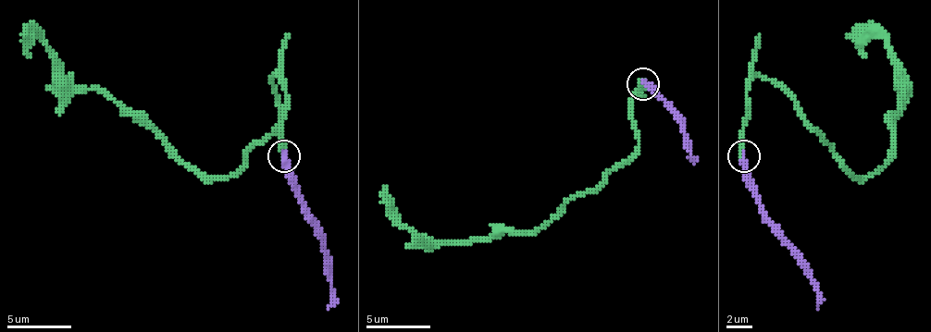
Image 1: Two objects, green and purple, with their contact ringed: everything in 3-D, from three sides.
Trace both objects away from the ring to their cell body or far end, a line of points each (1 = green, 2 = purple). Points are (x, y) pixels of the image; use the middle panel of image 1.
1: (642, 82), (632, 105), (639, 147), (545, 225), (422, 241), (400, 222), (383, 186)
2: (642, 82), (677, 115), (690, 151), (688, 157)

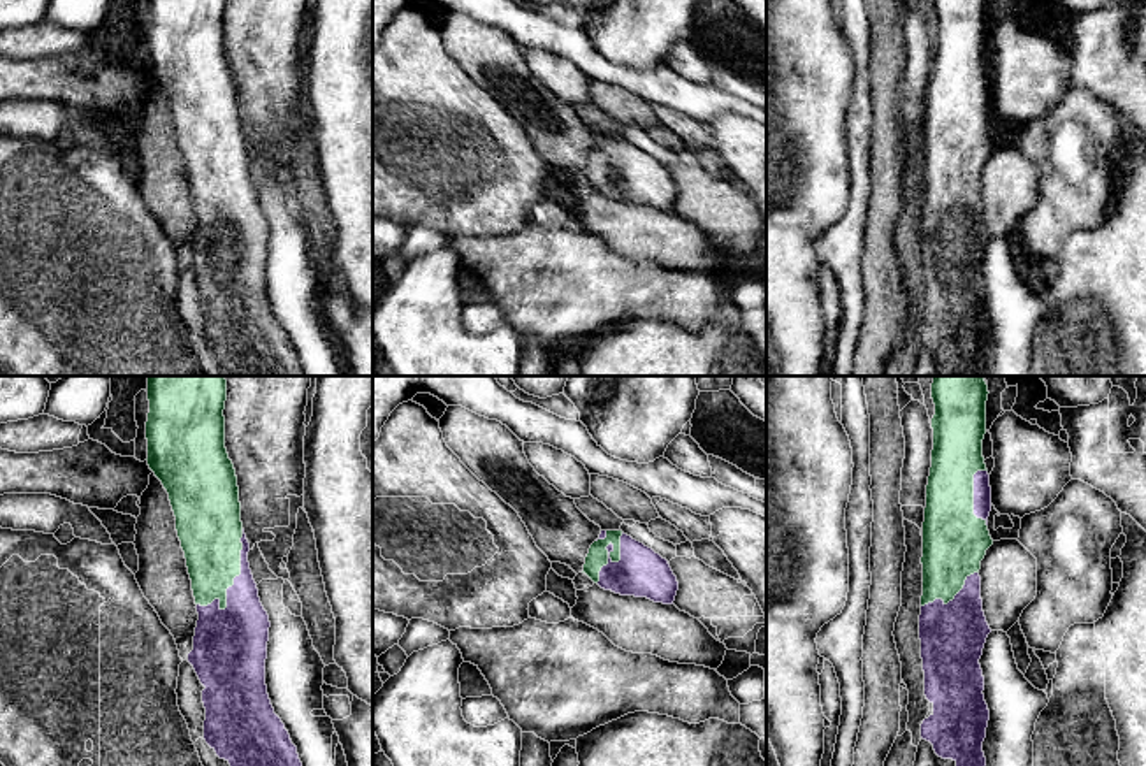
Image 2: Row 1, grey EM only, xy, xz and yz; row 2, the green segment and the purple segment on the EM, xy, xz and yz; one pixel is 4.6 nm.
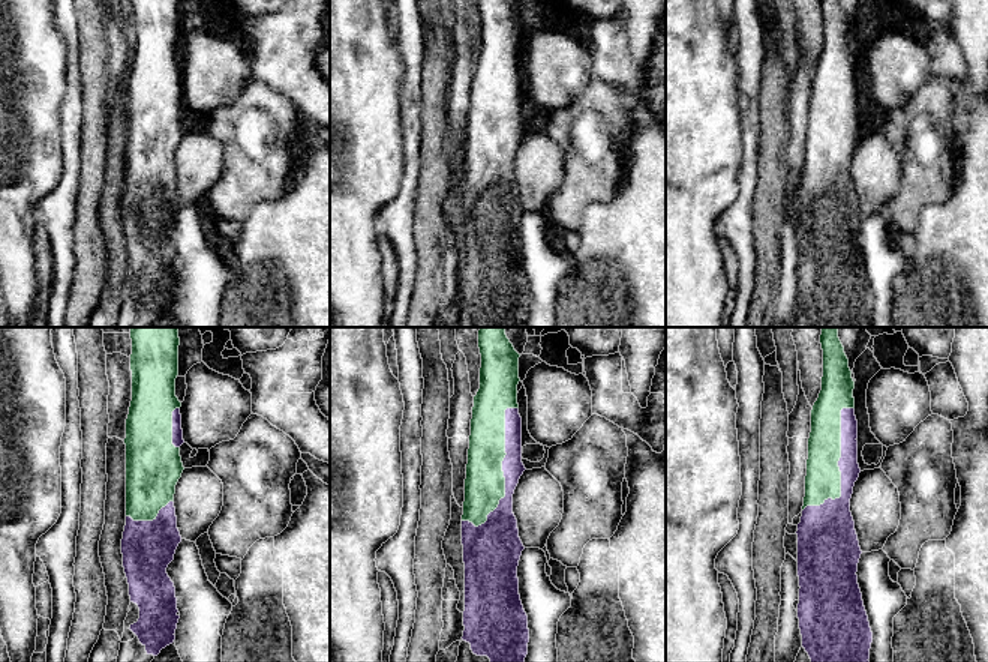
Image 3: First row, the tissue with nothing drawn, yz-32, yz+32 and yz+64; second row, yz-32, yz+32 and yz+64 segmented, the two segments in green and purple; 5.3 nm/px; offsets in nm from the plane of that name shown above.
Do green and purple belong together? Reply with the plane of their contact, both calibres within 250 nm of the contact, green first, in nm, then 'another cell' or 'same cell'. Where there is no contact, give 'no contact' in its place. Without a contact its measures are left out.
xy | 280/280 nm | same cell

